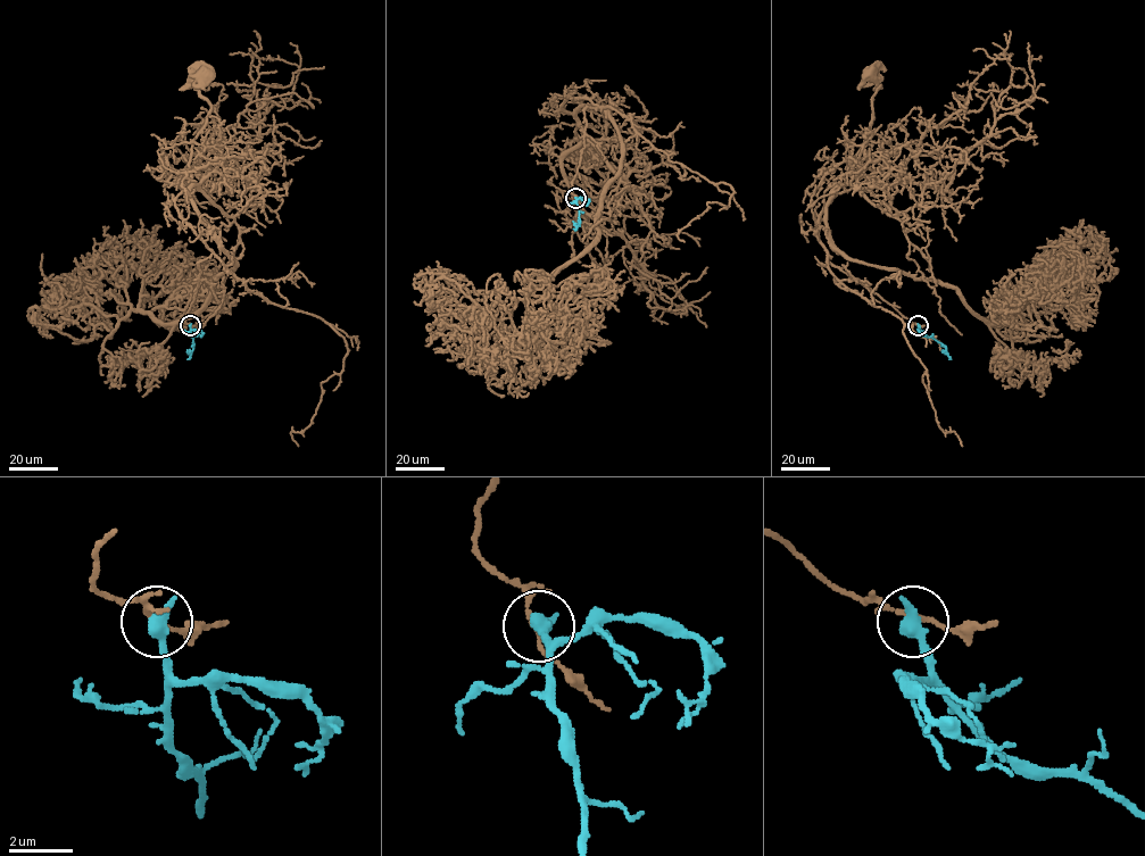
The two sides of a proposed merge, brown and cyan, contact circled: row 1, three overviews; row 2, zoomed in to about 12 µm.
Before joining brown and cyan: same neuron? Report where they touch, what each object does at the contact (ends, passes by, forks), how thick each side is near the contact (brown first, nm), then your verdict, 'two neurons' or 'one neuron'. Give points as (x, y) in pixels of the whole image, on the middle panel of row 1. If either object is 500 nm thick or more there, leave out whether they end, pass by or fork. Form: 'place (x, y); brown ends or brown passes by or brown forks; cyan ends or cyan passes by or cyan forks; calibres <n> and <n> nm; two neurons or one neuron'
place (575, 198); brown passes by; cyan ends; calibres 120 and 480 nm; two neurons

